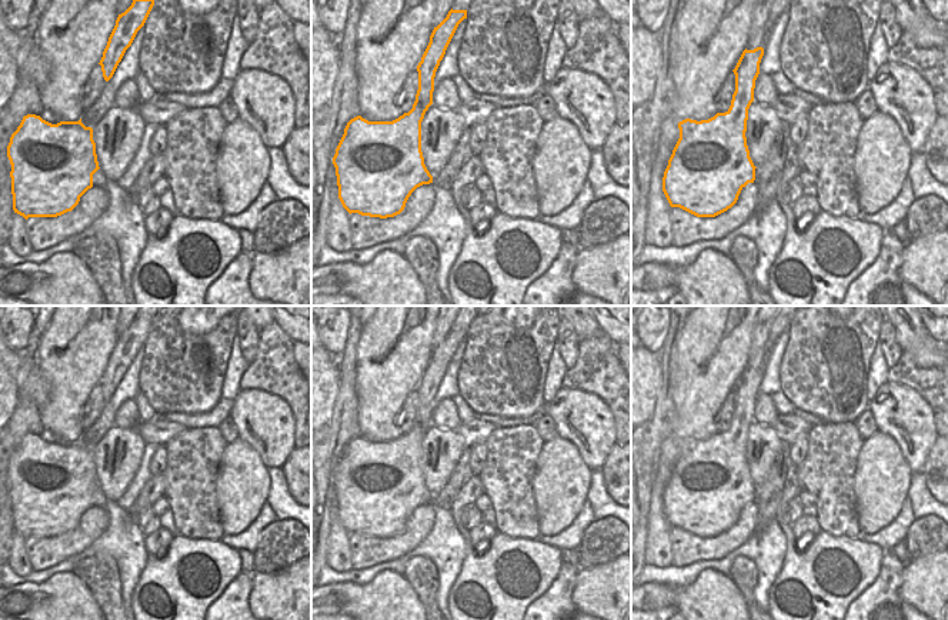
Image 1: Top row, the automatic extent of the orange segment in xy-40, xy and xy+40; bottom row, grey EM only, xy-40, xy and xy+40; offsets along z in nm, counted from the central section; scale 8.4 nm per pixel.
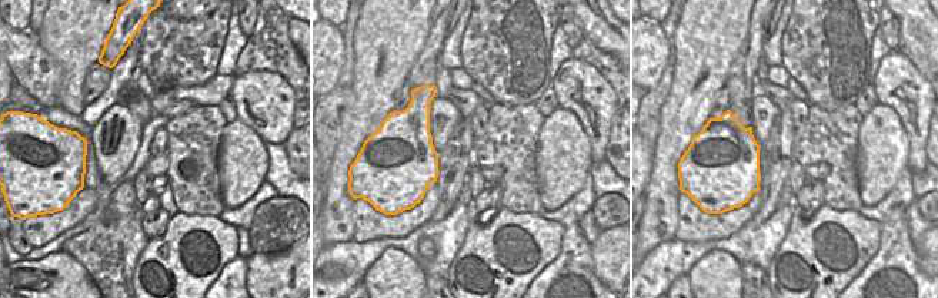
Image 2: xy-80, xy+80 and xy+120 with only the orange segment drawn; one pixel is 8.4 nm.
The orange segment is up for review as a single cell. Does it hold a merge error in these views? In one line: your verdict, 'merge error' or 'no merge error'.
no merge error

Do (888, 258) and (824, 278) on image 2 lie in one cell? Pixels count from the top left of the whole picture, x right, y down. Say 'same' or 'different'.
different

